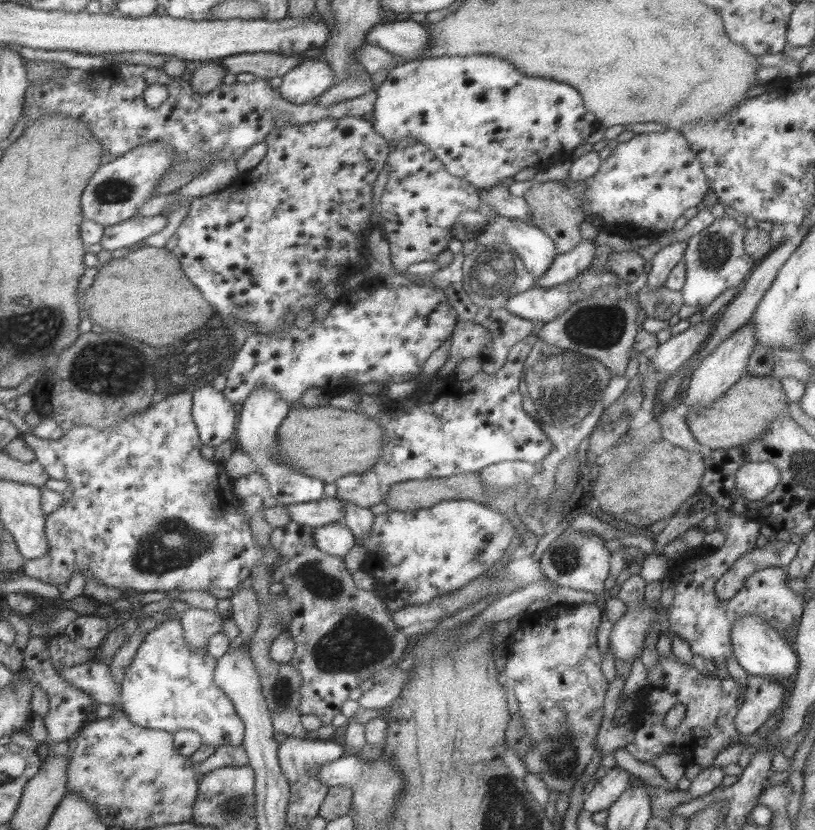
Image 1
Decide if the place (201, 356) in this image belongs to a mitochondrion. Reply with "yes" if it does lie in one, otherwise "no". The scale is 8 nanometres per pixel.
yes

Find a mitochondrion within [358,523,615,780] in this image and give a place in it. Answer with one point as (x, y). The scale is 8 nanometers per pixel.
(565, 557)

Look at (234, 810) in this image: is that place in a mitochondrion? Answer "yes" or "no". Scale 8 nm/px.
yes

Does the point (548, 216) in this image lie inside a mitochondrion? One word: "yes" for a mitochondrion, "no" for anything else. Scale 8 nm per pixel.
no

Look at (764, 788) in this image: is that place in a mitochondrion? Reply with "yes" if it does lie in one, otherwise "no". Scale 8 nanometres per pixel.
no

